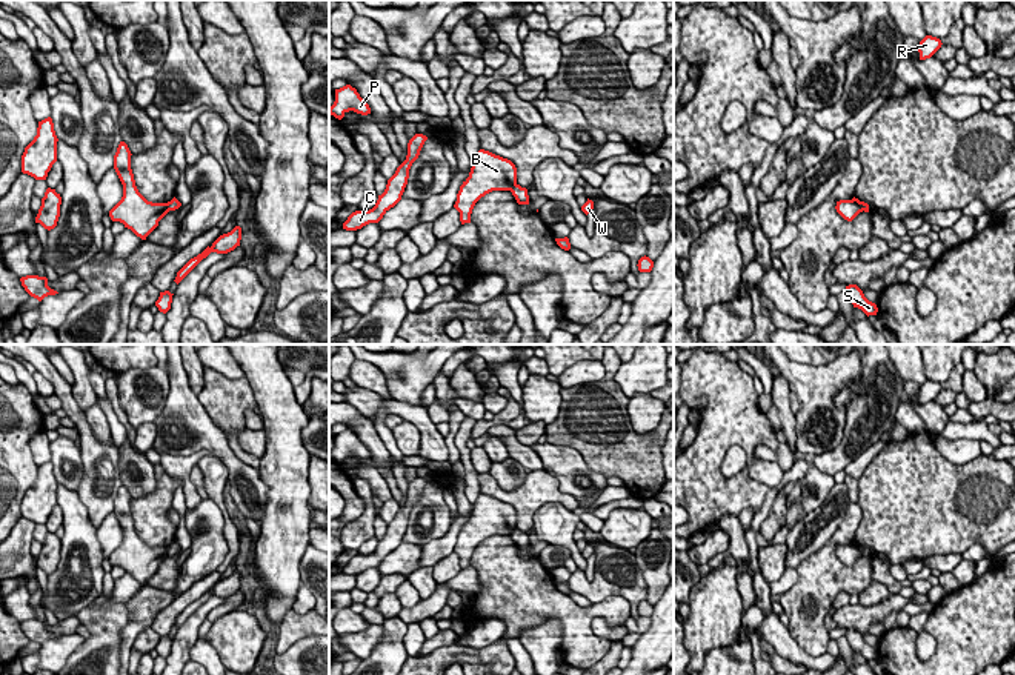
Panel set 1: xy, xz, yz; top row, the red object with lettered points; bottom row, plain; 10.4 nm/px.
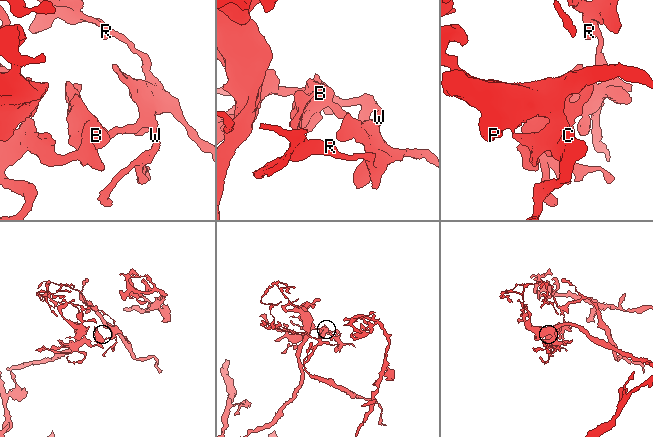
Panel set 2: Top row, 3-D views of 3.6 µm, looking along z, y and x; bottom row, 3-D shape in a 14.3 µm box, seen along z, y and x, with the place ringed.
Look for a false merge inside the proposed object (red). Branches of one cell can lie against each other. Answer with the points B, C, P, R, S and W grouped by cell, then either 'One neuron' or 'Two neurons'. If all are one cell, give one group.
Groups: B C P / R S W. Two neurons

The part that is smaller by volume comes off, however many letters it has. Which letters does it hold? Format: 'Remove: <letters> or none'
Remove: R, S, W

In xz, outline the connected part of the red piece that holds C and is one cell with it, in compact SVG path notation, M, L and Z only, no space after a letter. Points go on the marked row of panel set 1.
M415 134L408 143L408 155L406 160L397 168L395 174L388 180L386 189L375 206L369 211L355 211L348 220L343 223L343 229L357 231L369 223L378 223L383 215L394 208L404 192L409 178L409 169L412 163L418 158L420 151L428 140L423 134Z

